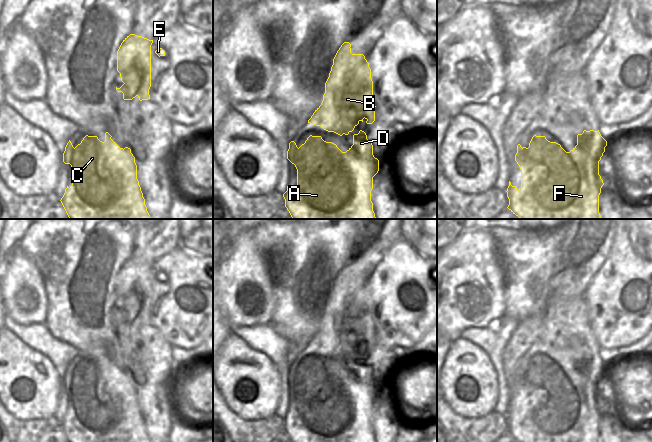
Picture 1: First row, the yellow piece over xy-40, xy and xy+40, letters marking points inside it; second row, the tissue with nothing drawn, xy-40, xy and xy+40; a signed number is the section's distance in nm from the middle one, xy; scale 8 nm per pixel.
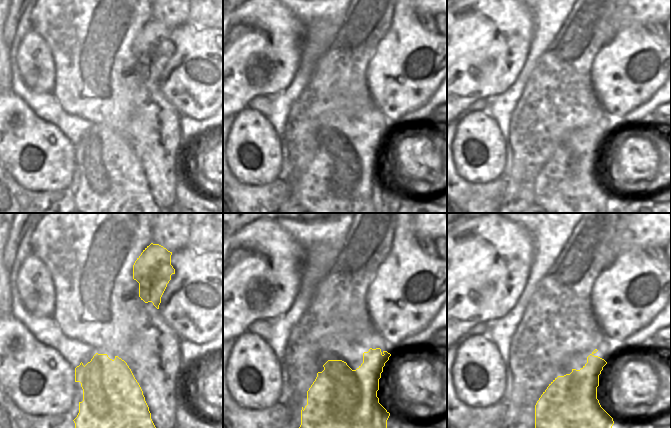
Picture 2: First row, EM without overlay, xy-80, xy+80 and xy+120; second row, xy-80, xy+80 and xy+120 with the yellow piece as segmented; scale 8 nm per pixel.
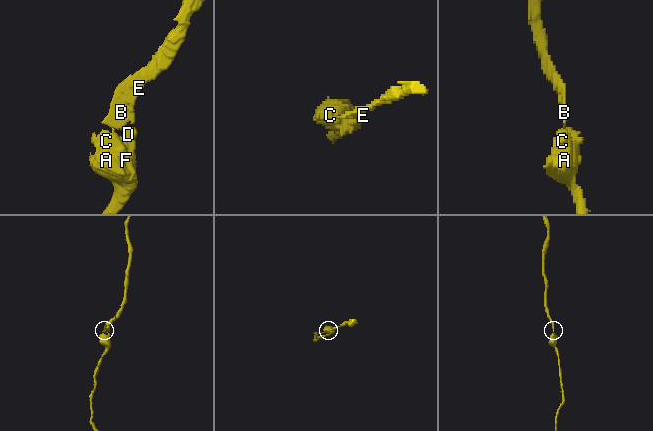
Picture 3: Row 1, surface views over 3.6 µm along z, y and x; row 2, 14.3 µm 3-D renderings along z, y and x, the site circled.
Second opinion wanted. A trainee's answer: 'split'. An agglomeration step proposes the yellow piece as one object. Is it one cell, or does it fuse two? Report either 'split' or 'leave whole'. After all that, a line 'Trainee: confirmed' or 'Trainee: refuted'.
leave whole
Trainee: refuted

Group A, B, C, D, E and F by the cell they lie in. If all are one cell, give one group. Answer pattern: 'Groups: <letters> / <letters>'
Groups: A B C D E F

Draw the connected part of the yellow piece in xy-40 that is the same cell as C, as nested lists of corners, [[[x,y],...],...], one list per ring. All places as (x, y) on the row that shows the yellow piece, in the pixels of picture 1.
[[[105,133],[105,141],[86,135],[75,148],[71,141],[63,153],[63,162],[70,164],[73,183],[65,189],[61,203],[69,219],[151,219],[137,179],[135,157],[128,147],[120,148]]]

